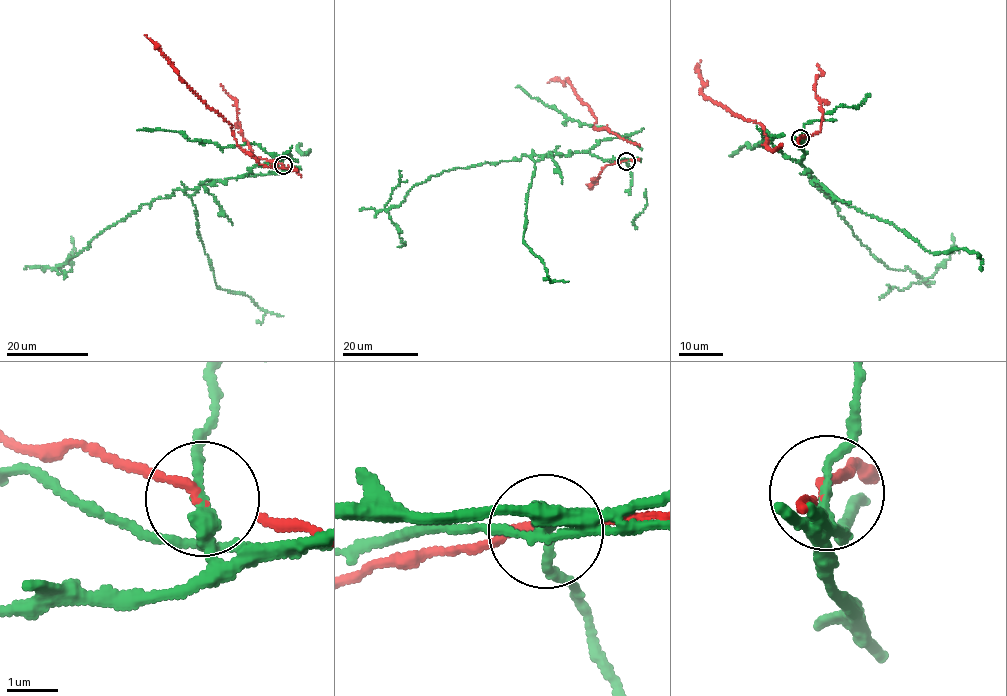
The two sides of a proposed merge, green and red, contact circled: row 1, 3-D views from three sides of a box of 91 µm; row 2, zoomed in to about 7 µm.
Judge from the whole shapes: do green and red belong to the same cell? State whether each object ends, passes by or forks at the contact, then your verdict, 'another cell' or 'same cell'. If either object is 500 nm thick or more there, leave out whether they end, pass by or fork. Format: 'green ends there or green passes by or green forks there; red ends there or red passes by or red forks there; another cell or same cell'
green forks there; red passes by; another cell

